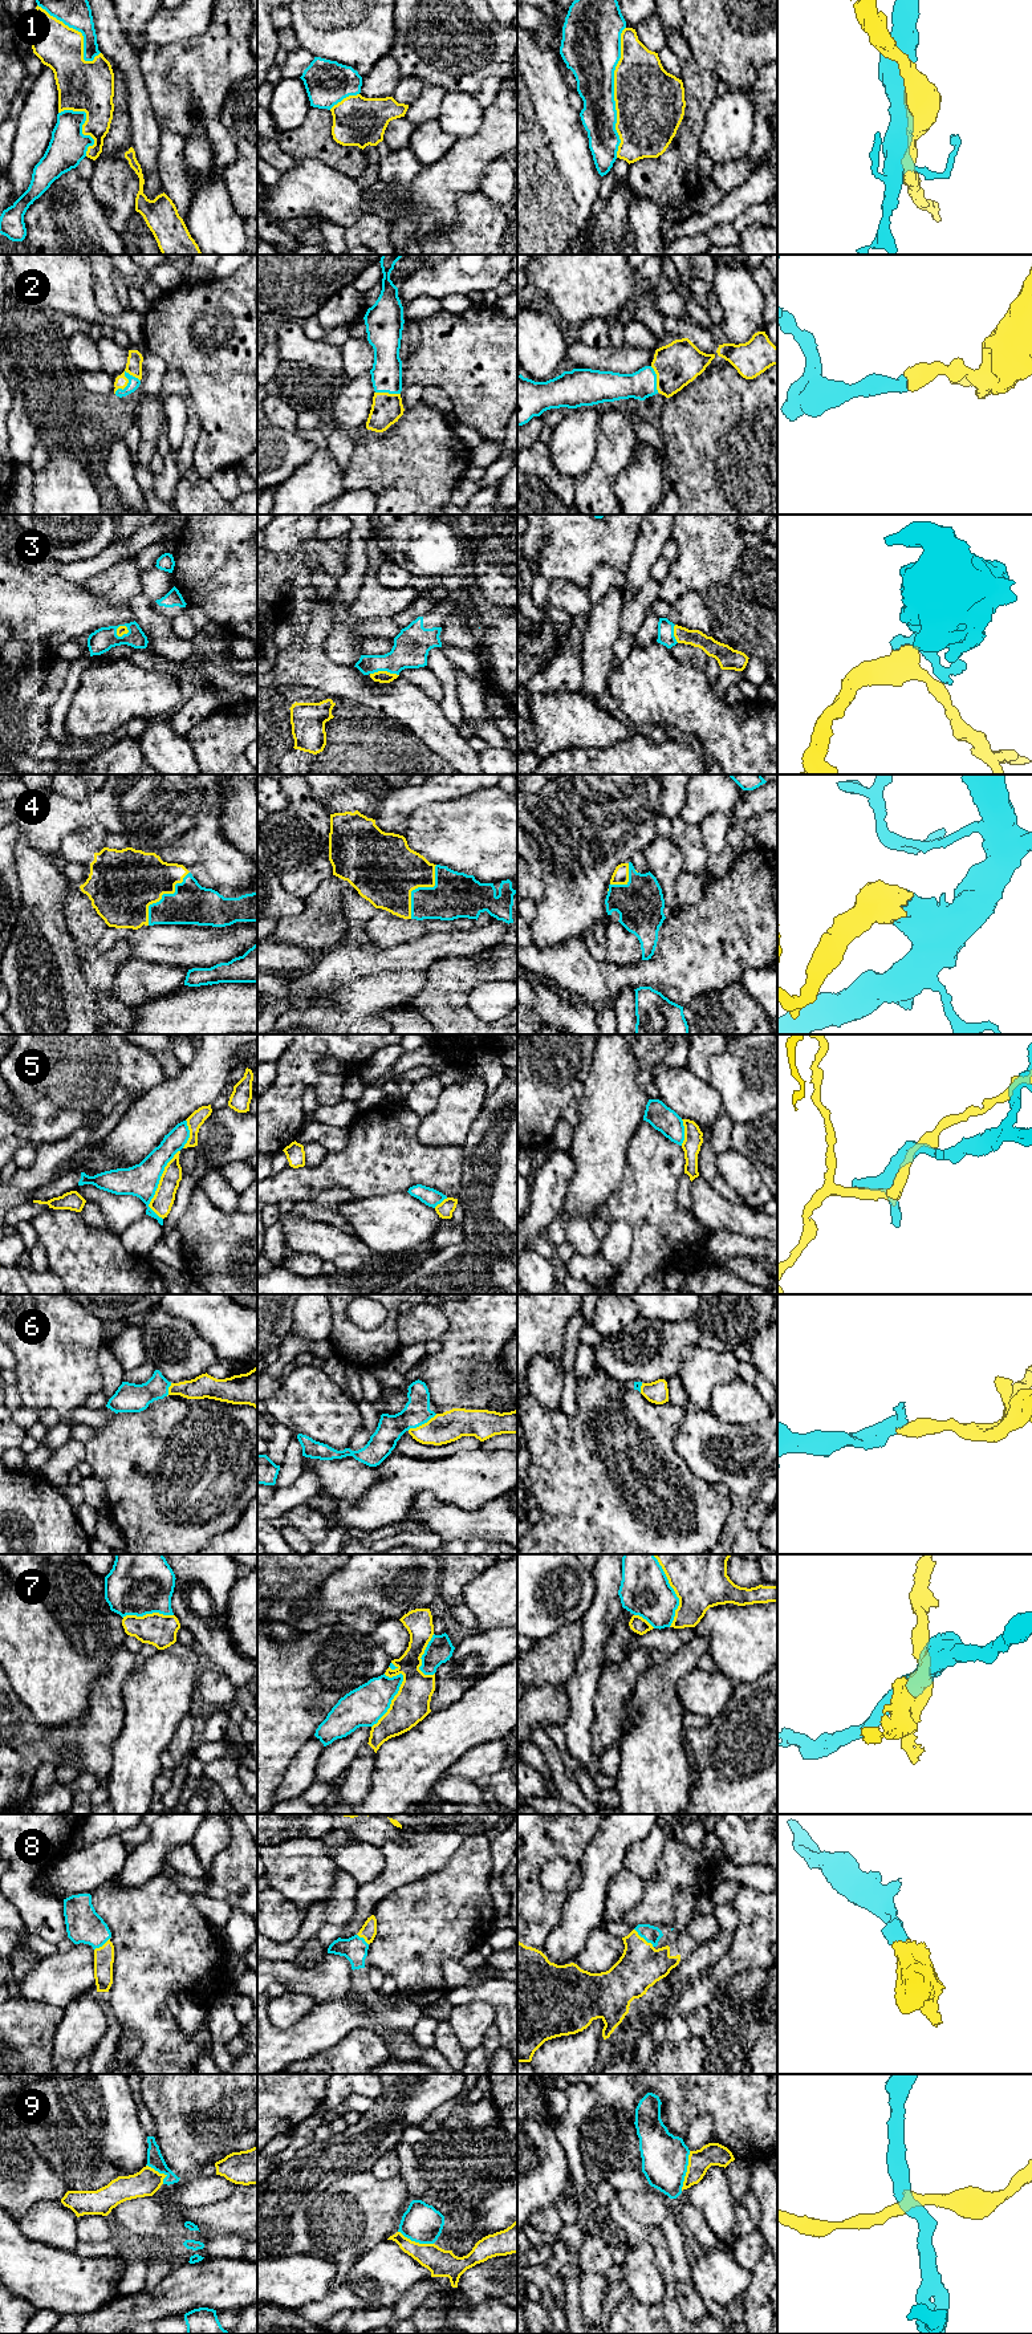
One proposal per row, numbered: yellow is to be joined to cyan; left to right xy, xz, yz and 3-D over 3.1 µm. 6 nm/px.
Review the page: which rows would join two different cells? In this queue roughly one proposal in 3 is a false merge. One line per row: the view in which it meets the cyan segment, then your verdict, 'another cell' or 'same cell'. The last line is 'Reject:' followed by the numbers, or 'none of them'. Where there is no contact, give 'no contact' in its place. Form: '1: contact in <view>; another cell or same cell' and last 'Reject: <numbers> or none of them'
1: contact in yz; another cell
2: contact in xy; same cell
3: contact in xz; same cell
4: contact in xy; same cell
5: contact in xy; another cell
6: contact in xz; same cell
7: contact in yz; another cell
8: contact in yz; same cell
9: contact in yz; another cell
Reject: 1, 5, 7, 9

